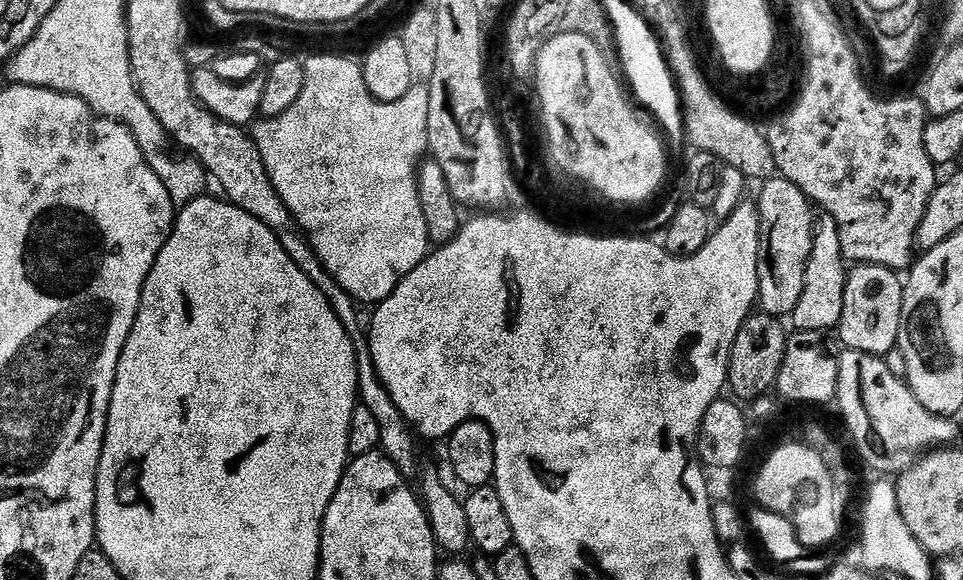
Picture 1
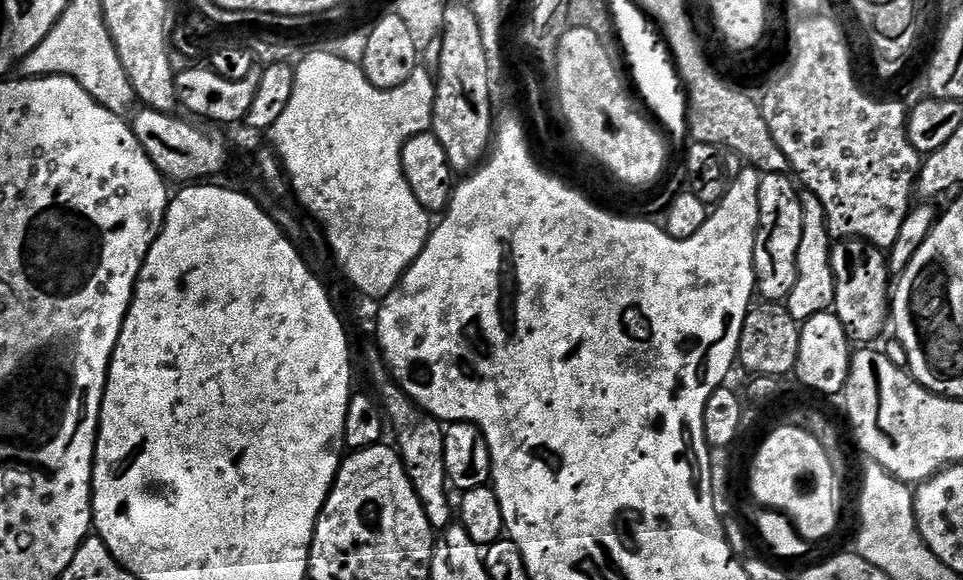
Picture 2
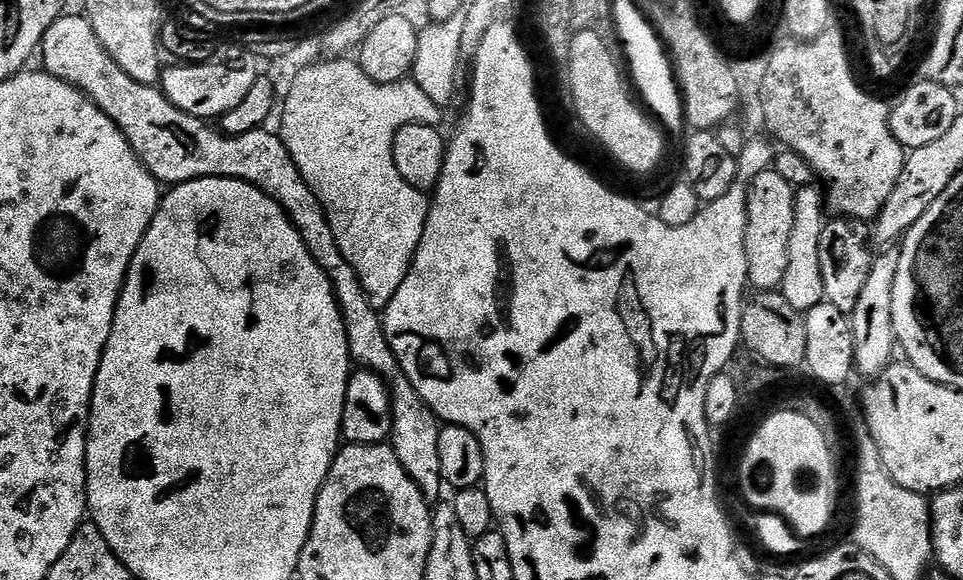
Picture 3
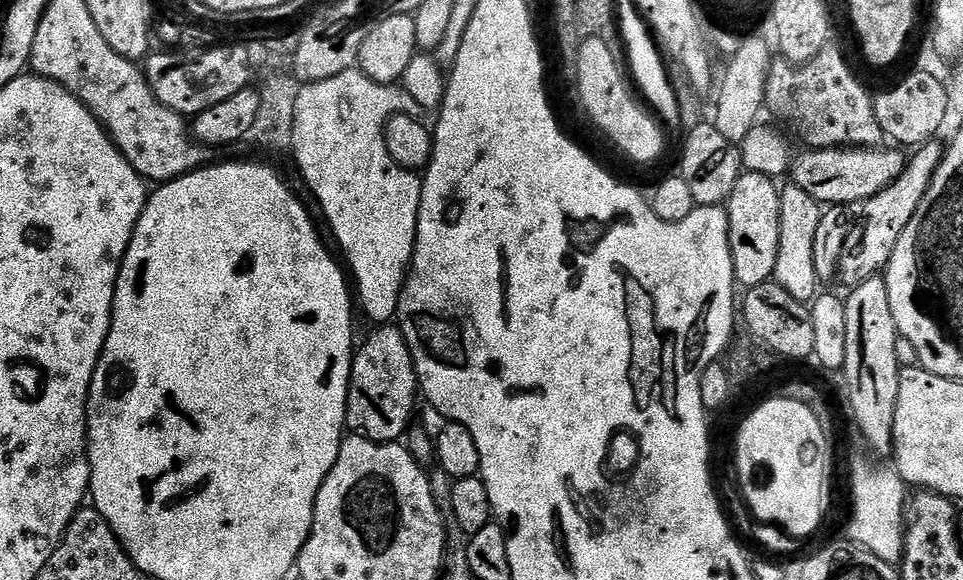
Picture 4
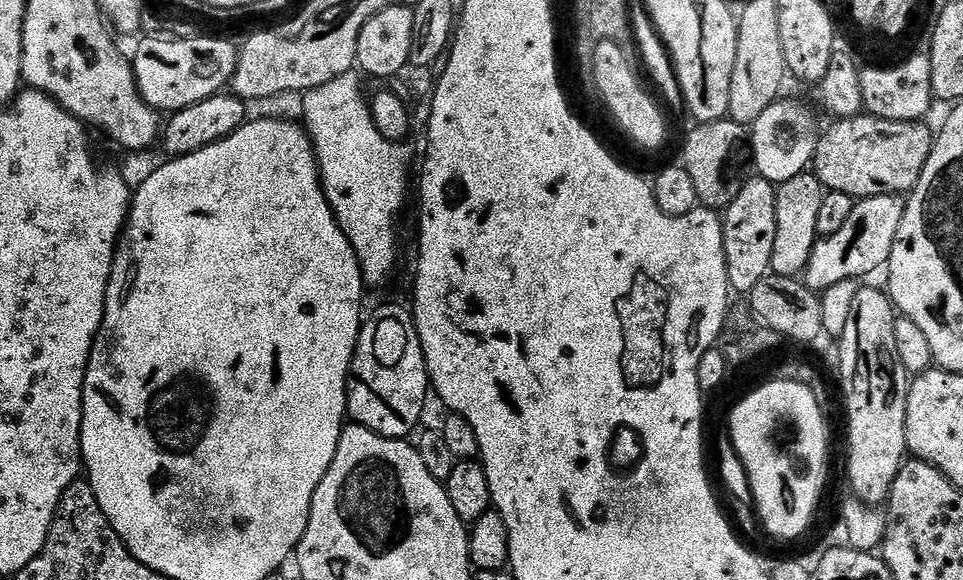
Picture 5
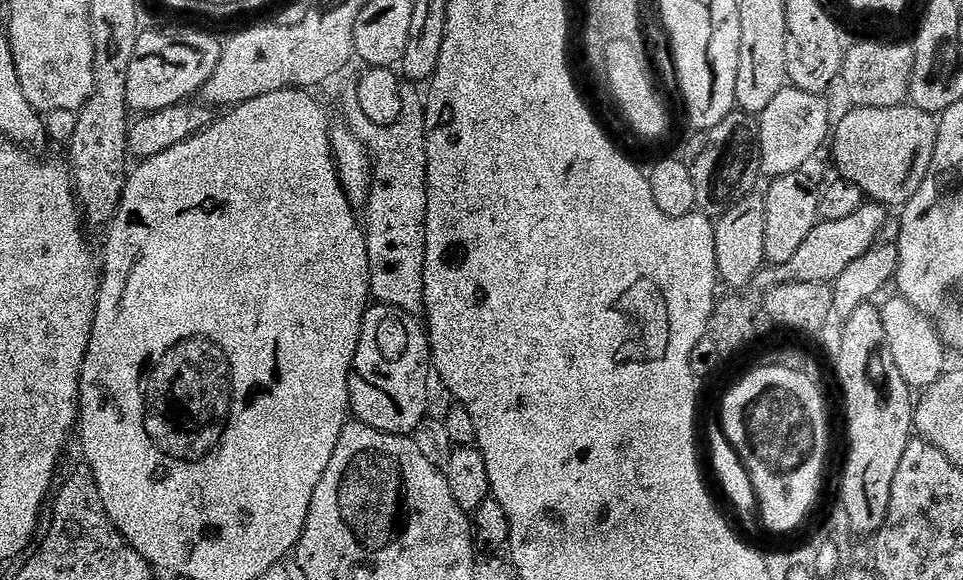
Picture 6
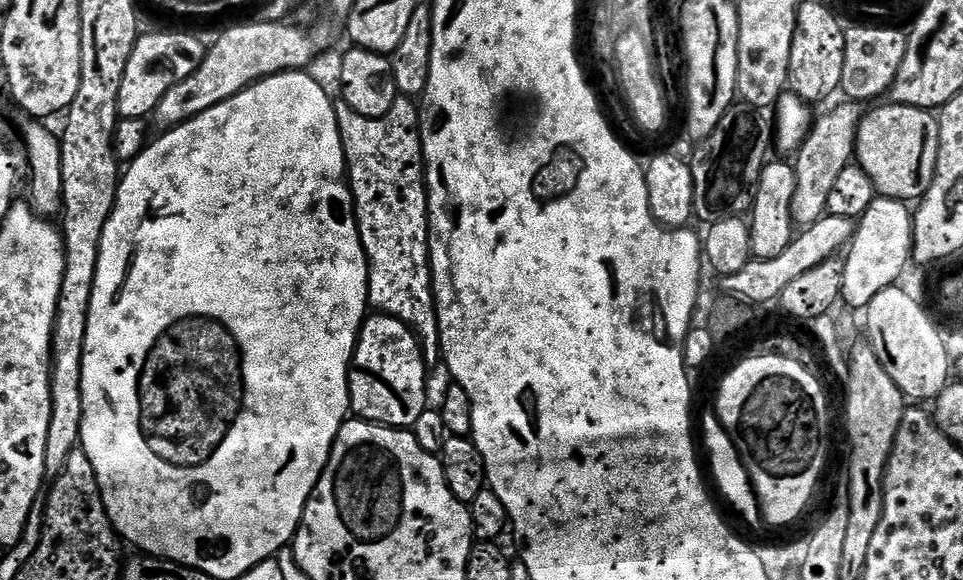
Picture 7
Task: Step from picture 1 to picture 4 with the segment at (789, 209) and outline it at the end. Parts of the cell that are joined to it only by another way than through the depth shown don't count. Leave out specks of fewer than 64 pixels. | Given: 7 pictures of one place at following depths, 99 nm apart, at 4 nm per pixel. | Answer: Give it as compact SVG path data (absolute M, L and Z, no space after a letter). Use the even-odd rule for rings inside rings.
M741 172L732 196L726 202L728 233L736 283L745 289L769 283L775 277L780 246L781 185L776 185L767 172Z

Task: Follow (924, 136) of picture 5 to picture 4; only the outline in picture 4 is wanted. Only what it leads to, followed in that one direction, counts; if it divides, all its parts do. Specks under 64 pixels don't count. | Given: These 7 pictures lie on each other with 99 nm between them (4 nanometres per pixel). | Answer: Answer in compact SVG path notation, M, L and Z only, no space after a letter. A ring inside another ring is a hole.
M845 146L842 148L813 148L804 150L804 153L795 157L790 169L791 183L797 184L802 190L806 190L812 198L822 206L856 206L866 202L871 196L877 196L886 186L890 186L904 173L906 156L896 146L888 146L883 152L880 146Z

